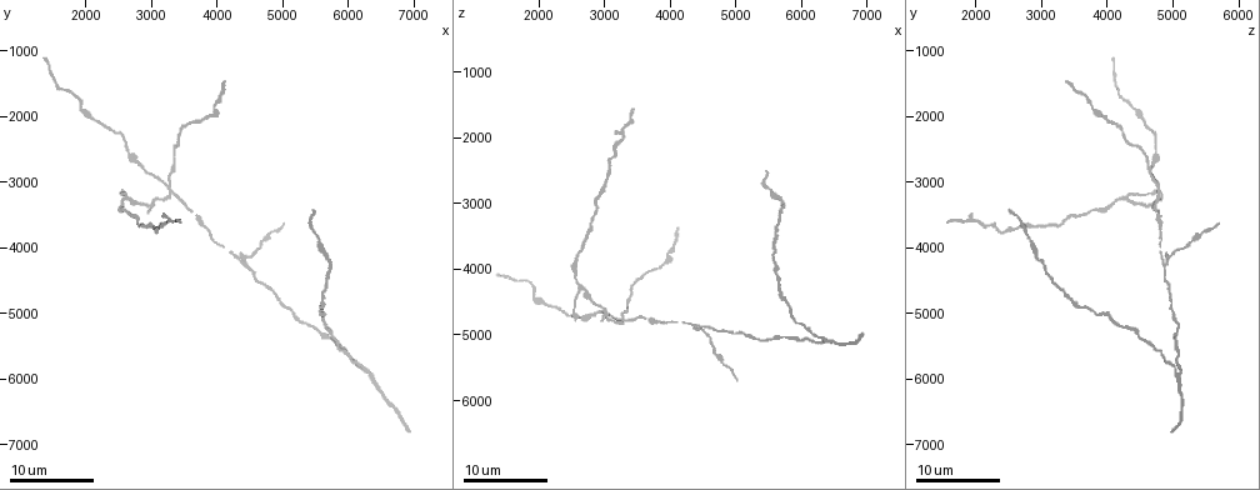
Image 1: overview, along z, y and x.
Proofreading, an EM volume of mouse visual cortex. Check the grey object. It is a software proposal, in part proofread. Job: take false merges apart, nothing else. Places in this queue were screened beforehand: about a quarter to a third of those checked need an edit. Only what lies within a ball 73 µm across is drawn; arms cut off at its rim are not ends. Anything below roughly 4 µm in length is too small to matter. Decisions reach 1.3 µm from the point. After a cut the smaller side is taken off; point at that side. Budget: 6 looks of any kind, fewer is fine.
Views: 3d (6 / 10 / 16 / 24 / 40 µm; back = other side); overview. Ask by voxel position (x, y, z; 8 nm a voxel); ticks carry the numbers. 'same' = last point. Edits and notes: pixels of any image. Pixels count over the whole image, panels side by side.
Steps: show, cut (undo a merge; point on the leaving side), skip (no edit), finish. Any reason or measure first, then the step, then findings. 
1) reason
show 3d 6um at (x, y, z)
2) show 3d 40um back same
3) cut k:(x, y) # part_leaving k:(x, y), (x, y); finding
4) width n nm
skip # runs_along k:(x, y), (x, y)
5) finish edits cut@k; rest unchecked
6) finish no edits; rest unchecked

three-way junction
show 3d 16um at (6350, 5950, 5100)

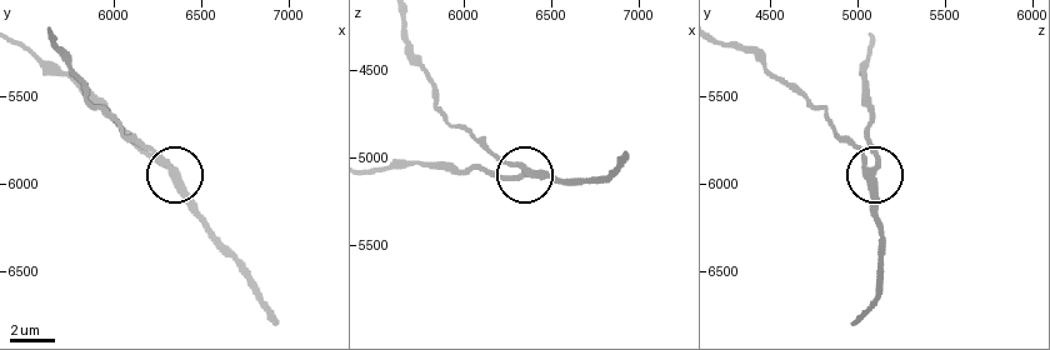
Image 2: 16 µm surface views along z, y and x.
show 3d 6um at (6360, 5980, 5060)

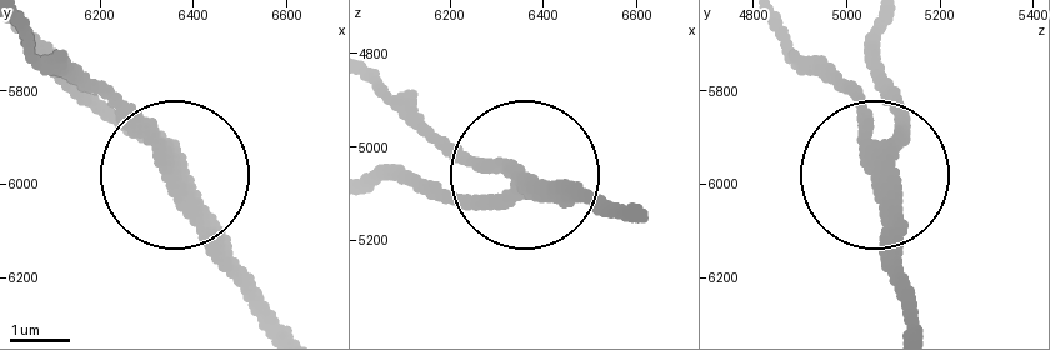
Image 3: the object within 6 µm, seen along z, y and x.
width 290 nm
skip # all the same cell

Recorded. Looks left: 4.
two arms in line, one across
show 3d 16um at (4350, 4200, 4850)

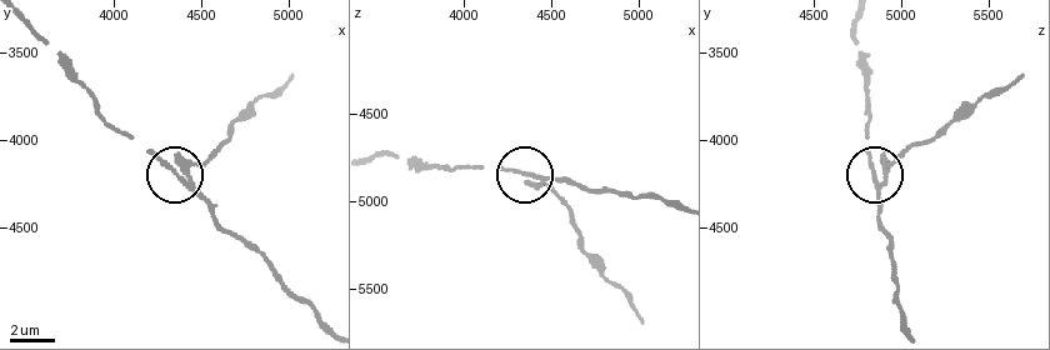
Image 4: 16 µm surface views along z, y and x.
zoom in
show 3d 10um at (4340, 4200, 4860)

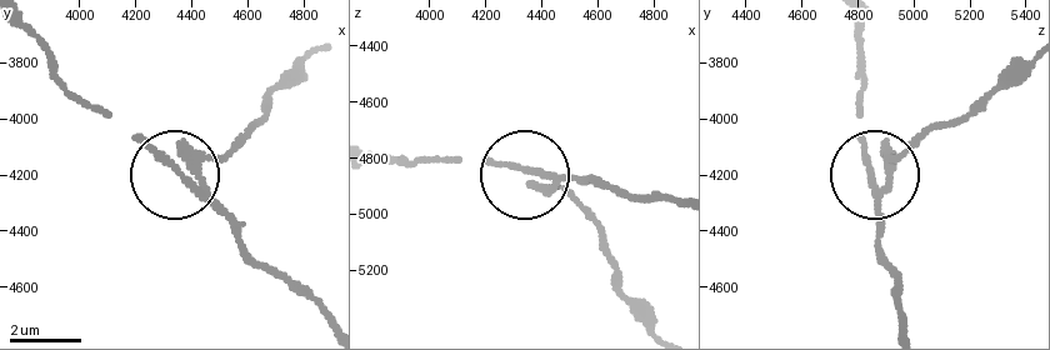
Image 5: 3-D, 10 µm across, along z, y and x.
arms 3
cut 5:(186, 143) # two cells meet here

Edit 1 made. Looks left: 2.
finish edits cut@5; rest unchecked

